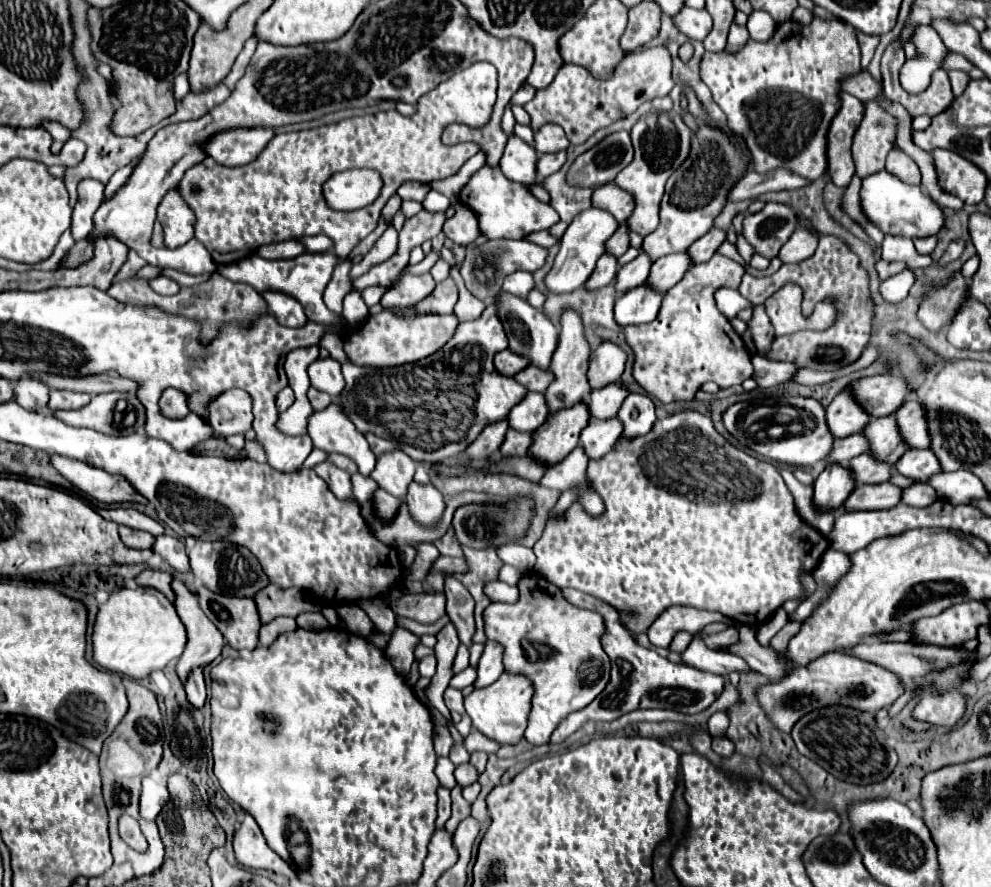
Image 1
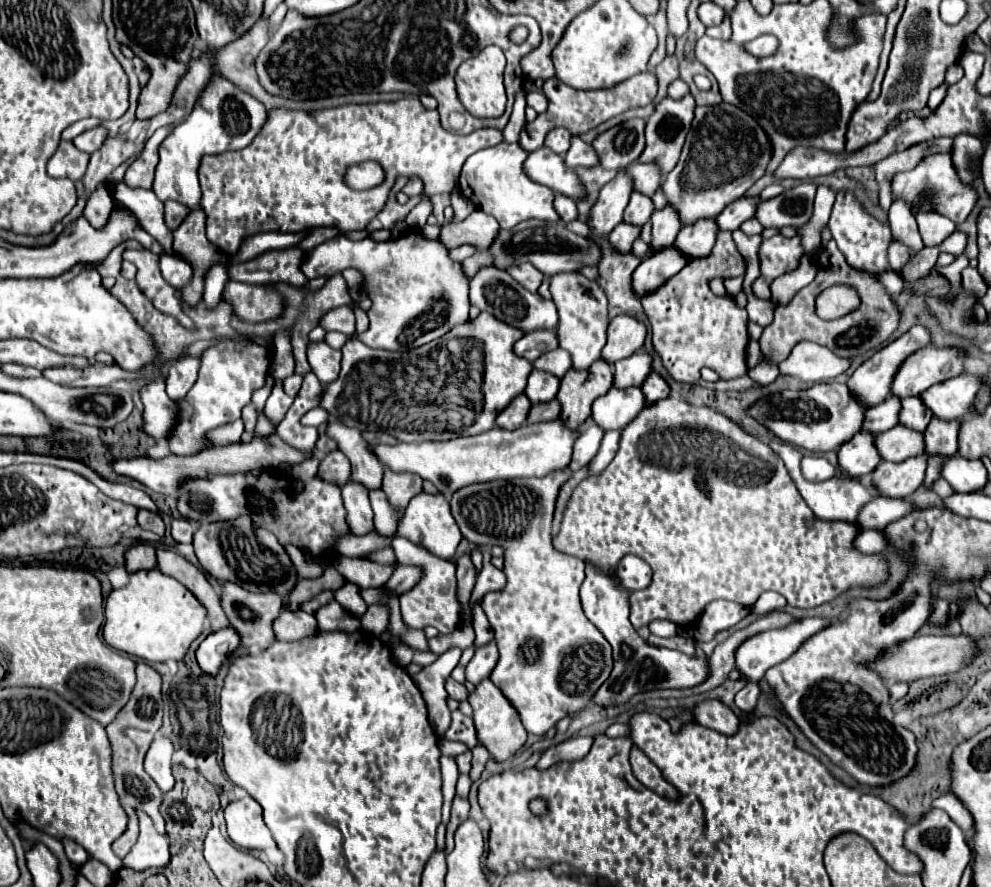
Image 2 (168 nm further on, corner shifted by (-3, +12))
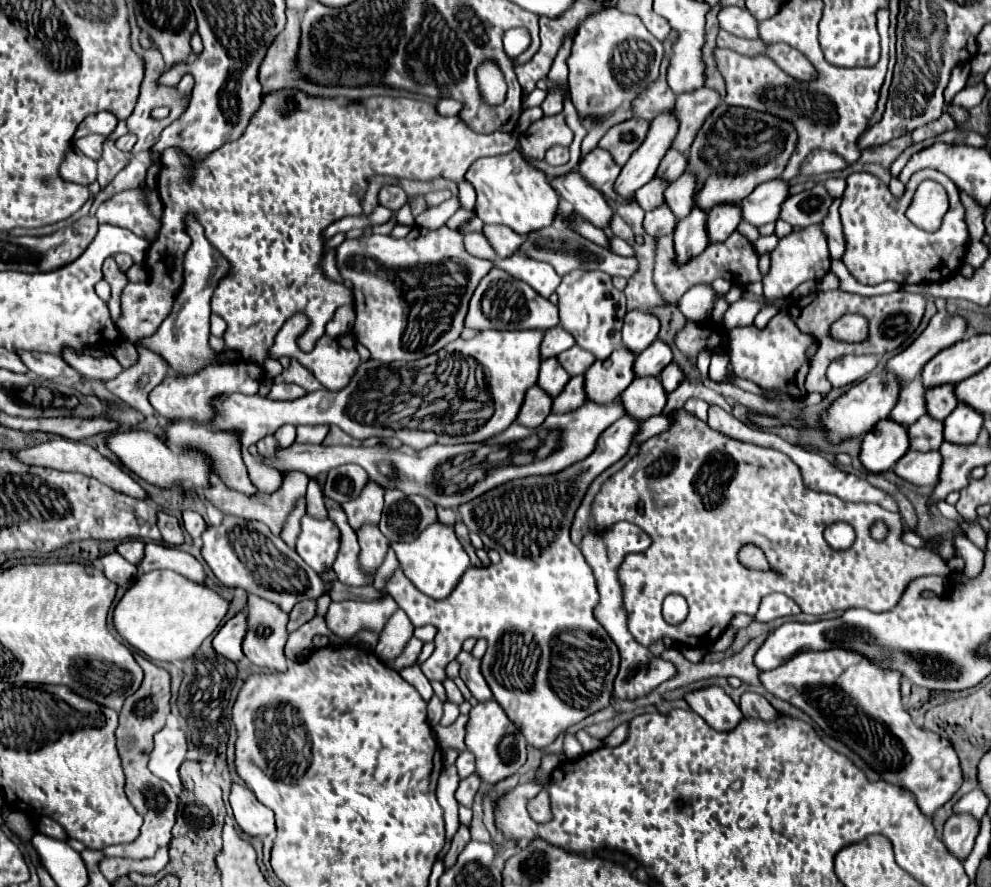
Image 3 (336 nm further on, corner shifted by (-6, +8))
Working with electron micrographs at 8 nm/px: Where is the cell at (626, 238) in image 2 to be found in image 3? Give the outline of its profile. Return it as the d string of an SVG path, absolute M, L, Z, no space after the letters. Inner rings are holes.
M663 203L661 207L649 211L645 215L645 221L643 221L643 227L649 235L655 235L655 237L661 237L661 235L671 235L673 229L677 225L677 217L669 211L669 205Z

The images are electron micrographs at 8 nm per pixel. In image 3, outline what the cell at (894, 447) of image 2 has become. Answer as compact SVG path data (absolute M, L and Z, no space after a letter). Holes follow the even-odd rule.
M923 415L917 423L909 425L911 449L917 451L933 451L943 443L943 421L933 419L931 415Z

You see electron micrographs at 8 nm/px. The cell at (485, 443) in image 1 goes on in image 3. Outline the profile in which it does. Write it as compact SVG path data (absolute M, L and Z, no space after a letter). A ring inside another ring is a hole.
M533 385L525 395L525 403L519 411L517 423L525 427L539 427L551 413L551 405L553 405L553 399L539 385Z

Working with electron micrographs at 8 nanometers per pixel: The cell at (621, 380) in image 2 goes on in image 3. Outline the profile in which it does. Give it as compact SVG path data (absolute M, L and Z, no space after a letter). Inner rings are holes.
M655 339L649 349L645 349L643 353L637 355L637 359L635 359L635 375L637 377L659 375L671 361L673 361L671 347L665 341Z

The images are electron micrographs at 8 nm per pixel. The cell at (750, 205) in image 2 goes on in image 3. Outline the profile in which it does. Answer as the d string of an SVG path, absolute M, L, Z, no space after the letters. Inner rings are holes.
M773 179L773 183L761 183L745 203L741 203L743 209L743 221L749 221L757 227L765 223L775 223L781 213L781 203L789 197L789 183L783 179Z

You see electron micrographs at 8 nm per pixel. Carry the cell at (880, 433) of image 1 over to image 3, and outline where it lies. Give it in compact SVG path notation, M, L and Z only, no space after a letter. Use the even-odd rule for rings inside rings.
M945 383L939 387L931 387L927 391L927 413L937 419L945 419L959 405L955 395L955 385Z

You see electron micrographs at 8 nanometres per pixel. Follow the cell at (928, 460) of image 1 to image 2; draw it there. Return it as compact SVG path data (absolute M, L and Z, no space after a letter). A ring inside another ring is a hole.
M932 419L924 431L926 455L952 457L958 451L958 421Z

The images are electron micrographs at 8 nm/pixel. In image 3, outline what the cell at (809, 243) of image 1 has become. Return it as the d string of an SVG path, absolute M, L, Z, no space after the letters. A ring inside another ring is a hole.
M841 177L827 179L827 181L825 181L825 189L827 189L833 197L841 197L843 191L845 191L845 187L847 187L847 183L845 183L845 179L841 179Z

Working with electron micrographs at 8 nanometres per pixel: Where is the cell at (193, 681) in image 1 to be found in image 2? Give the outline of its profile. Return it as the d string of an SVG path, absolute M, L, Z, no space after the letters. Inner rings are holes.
M232 627L222 629L214 635L208 635L196 649L196 661L200 671L206 675L216 675L226 655L230 655L238 647L238 643L240 643L240 637Z

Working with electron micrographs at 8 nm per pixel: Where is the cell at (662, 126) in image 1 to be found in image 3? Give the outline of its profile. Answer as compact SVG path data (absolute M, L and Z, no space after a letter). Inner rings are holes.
M701 87L697 91L689 91L685 95L677 97L675 111L679 117L679 133L673 141L673 147L679 151L689 151L697 131L701 129L701 123L705 123L709 111L721 103L721 95L715 89Z

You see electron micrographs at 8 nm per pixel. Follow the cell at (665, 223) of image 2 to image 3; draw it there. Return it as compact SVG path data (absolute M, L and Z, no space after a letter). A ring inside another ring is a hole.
M685 171L679 179L675 179L667 191L665 191L665 201L675 213L677 219L683 219L691 213L693 207L693 197L697 193L697 175Z

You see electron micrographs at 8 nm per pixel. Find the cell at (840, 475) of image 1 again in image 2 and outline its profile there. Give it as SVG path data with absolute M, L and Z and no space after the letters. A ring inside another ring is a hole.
M860 431L846 441L838 451L838 465L846 477L862 477L874 471L880 463L880 455L874 447L874 435Z

